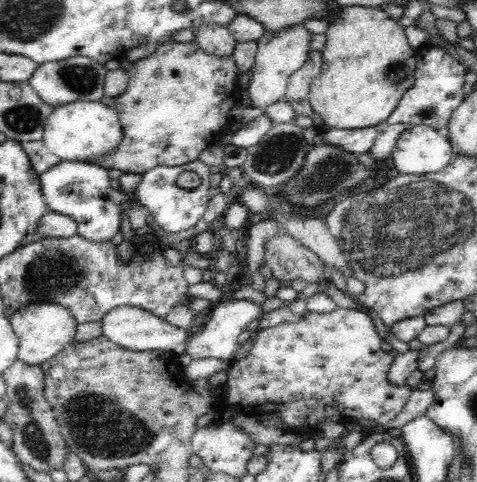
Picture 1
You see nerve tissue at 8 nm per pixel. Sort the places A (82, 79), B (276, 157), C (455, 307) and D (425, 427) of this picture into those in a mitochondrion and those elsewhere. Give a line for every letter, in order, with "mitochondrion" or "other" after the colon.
A: mitochondrion
B: mitochondrion
C: other
D: other

